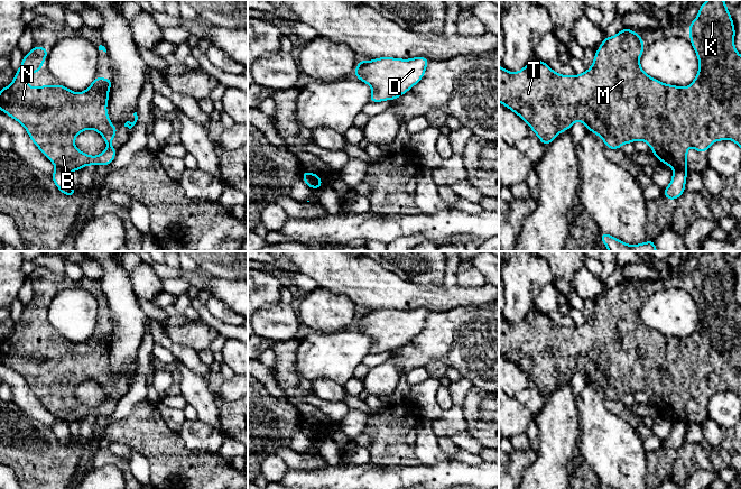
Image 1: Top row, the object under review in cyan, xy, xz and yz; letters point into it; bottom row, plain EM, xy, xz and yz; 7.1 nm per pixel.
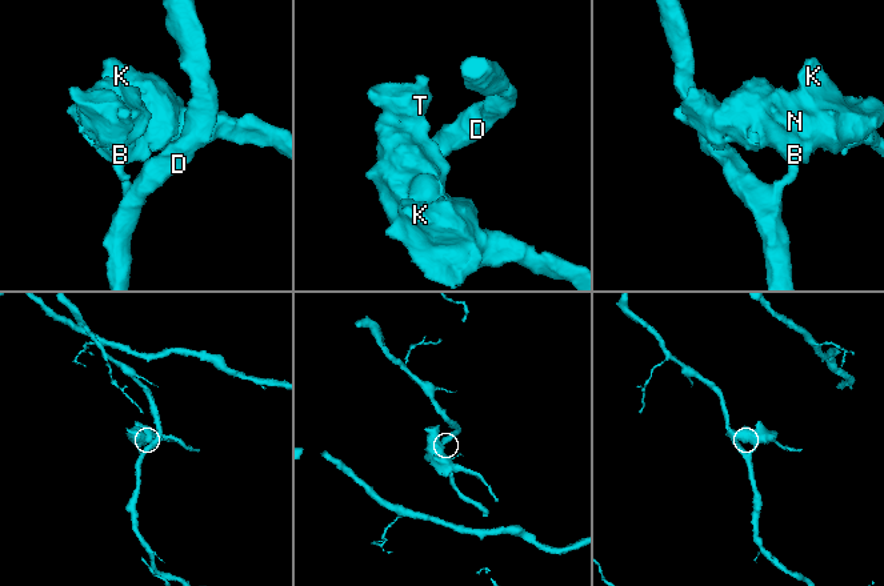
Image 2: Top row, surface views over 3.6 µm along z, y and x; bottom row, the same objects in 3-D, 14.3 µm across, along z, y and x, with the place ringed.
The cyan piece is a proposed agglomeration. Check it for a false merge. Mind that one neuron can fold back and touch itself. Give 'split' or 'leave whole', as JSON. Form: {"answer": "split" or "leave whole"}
{"answer": "split"}

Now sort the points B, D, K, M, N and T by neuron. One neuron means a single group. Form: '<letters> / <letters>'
B K M N T / D

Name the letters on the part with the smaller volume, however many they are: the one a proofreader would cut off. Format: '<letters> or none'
B, K, M, N, T

